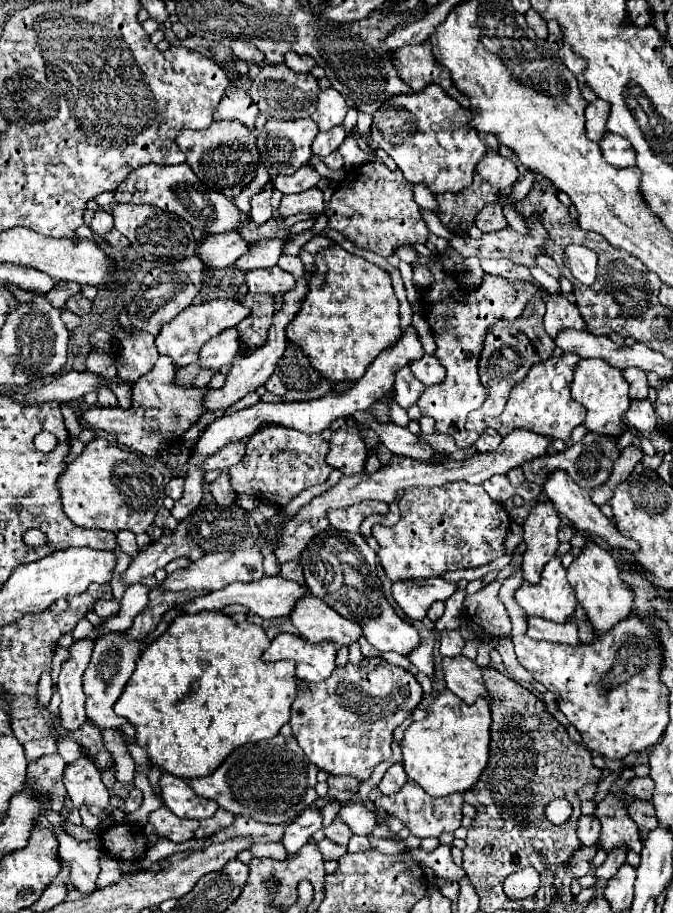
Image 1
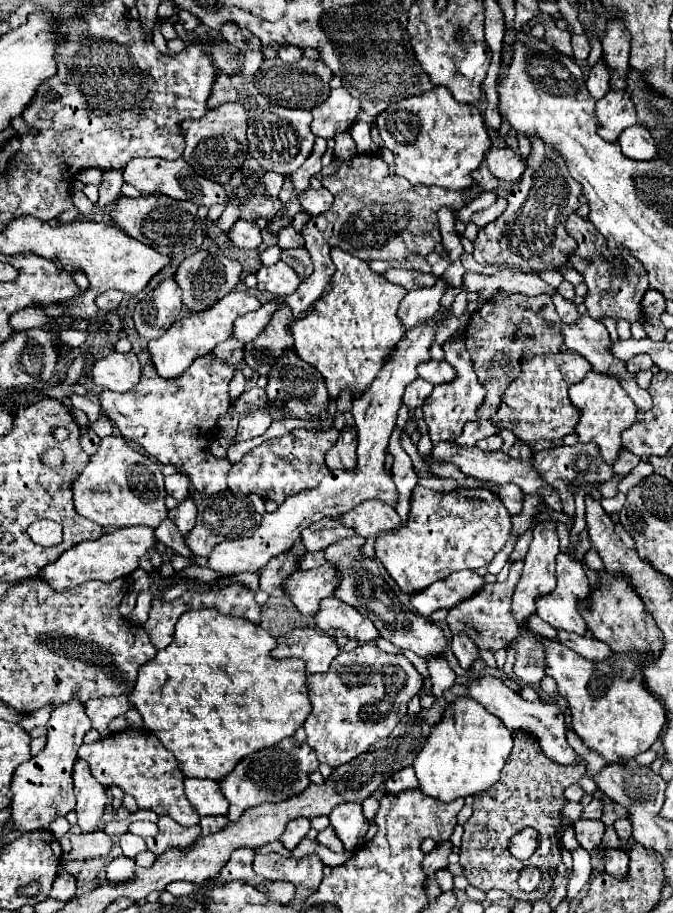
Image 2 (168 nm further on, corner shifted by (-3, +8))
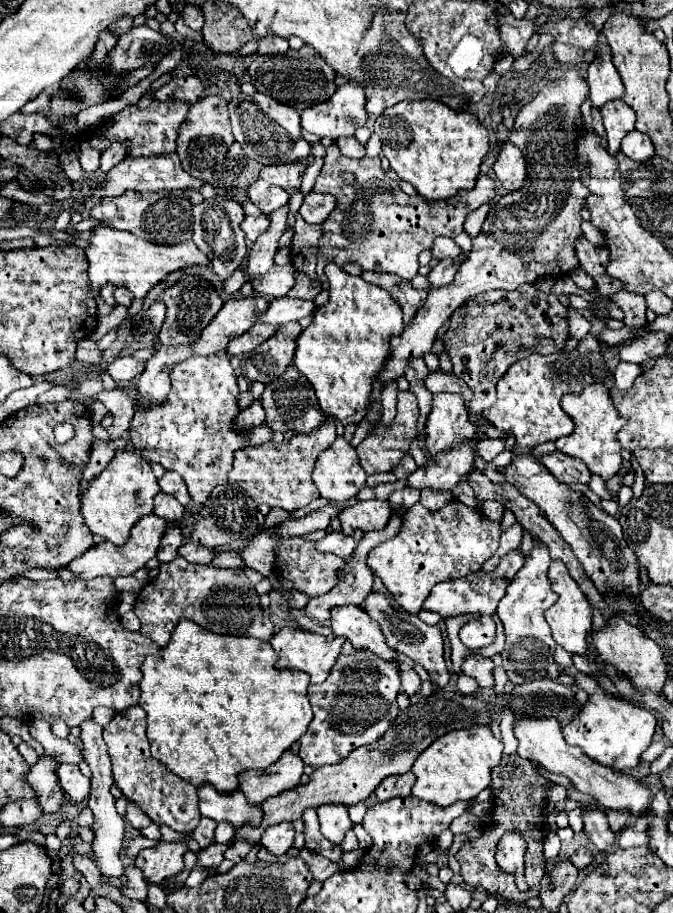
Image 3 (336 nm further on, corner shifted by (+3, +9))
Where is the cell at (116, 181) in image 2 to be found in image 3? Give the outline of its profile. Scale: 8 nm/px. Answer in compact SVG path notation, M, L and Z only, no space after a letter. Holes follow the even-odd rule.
M112 146L106 152L102 152L102 160L100 160L102 174L108 174L108 170L114 168L116 164L120 164L124 158L126 158L124 156L124 148L120 148L120 146Z

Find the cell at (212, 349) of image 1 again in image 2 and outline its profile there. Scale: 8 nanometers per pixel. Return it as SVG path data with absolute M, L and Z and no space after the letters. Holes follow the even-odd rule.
M264 303L258 311L252 311L252 313L246 313L244 317L240 317L236 323L234 323L234 339L240 339L242 343L250 343L254 341L254 337L258 337L258 333L268 325L270 317L274 315L276 311L276 303Z

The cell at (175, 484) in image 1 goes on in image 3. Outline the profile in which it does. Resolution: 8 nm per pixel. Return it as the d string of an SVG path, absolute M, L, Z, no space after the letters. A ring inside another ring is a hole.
M166 472L166 474L158 480L158 484L160 484L162 492L176 496L176 498L178 498L178 502L180 502L182 506L186 506L186 504L190 502L188 488L186 488L184 480L180 480L180 476L178 476L176 472Z

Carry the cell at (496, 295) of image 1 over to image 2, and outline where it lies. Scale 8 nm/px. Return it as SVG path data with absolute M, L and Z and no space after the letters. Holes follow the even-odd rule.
M464 337L460 341L446 341L444 343L444 353L446 353L446 361L456 369L456 379L444 385L436 385L432 395L424 401L422 411L424 411L424 421L428 425L430 431L430 439L436 445L438 441L450 441L456 439L462 433L462 427L476 419L476 409L482 405L484 401L484 387L478 383L476 373L472 369L472 361L468 351L464 349Z

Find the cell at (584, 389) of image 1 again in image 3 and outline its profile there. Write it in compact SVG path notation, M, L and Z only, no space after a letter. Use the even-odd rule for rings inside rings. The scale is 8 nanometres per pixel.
M594 382L594 384L586 386L580 394L564 396L562 398L562 408L576 422L576 428L566 438L556 440L556 448L564 454L580 458L590 468L592 474L598 474L604 480L612 478L622 466L620 442L618 442L616 434L626 424L626 418L620 416L616 406L612 404L612 396L608 394L608 388L604 388L604 384Z

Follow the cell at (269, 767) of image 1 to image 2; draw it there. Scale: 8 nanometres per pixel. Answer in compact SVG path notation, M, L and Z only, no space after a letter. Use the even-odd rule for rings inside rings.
M288 737L270 749L252 753L250 757L240 761L230 775L226 775L220 781L220 789L226 795L226 799L230 801L228 819L238 821L242 817L242 813L250 807L256 807L266 801L274 801L274 803L284 801L288 797L302 793L310 785L308 775L312 771L316 771L318 765L320 763L316 759L316 753L310 749L310 745L308 743L300 745L300 743L296 743L294 737Z

